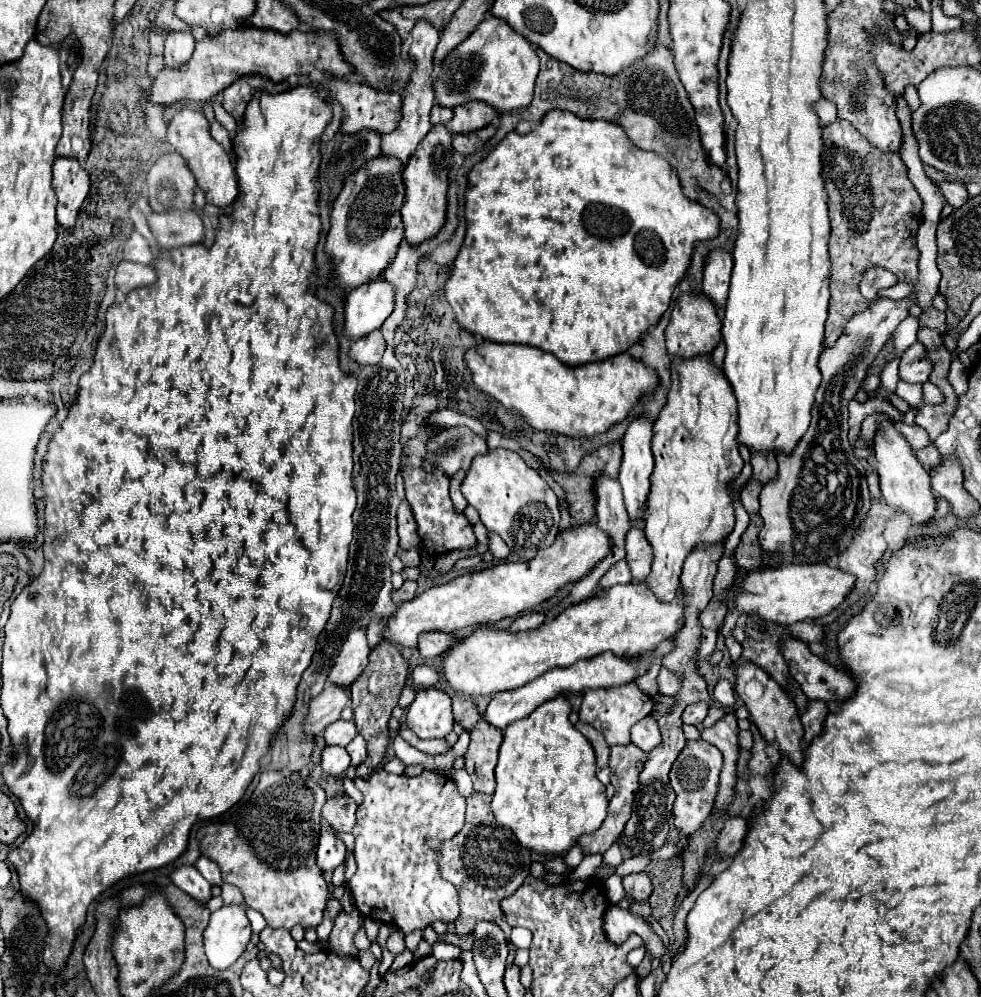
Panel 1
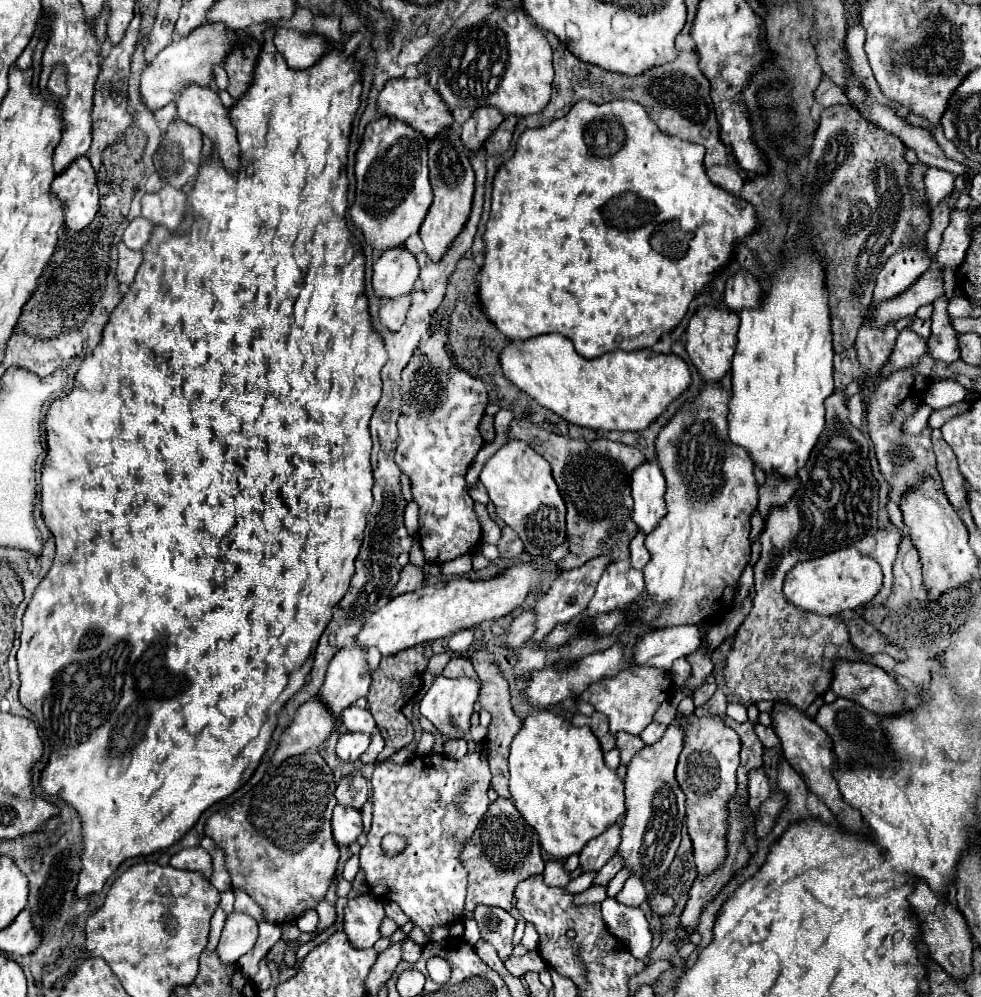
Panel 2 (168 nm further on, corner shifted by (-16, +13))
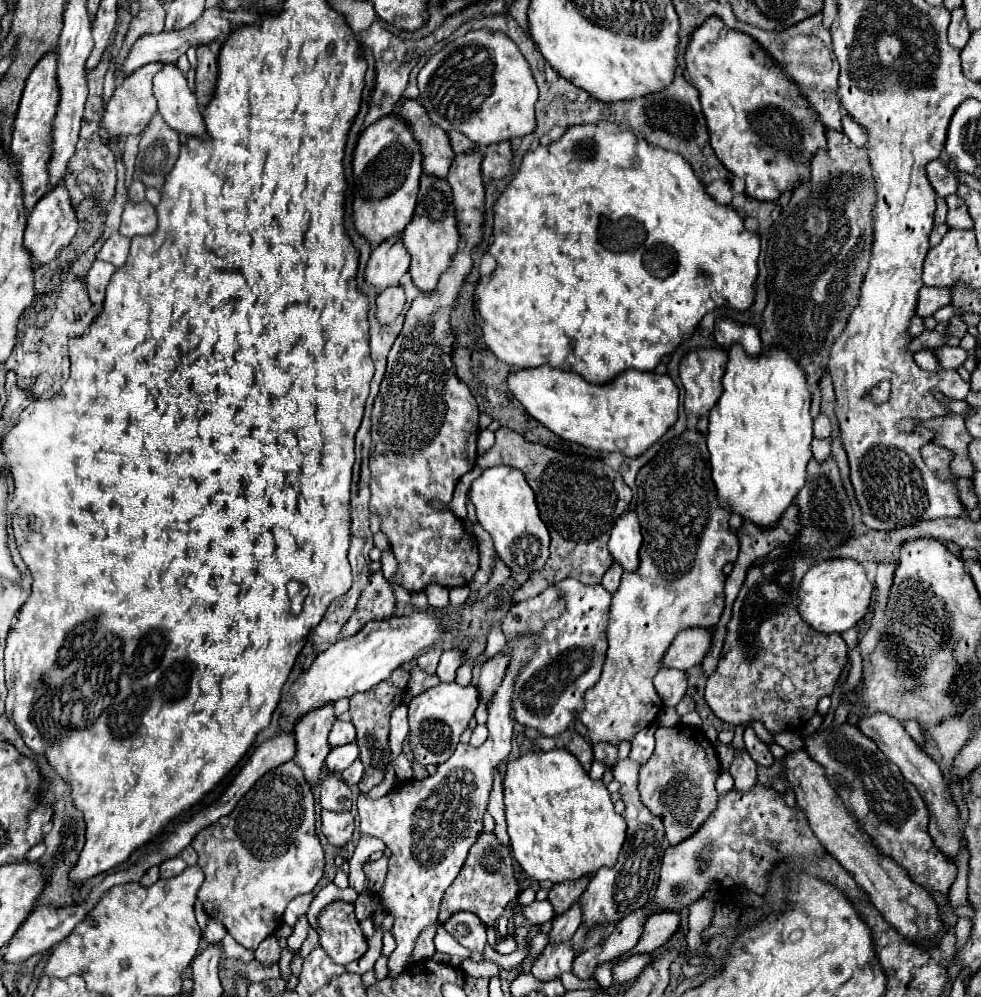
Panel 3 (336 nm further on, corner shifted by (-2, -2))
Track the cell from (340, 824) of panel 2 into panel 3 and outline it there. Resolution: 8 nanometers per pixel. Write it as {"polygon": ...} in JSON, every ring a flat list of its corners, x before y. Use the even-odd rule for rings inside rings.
{"polygon":[[322,811,320,819,322,819,322,833,330,845,344,847,352,839,354,817,348,811,342,811,342,813]]}

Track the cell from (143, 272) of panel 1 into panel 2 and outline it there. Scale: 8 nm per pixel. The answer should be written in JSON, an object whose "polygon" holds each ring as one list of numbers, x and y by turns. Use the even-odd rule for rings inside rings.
{"polygon":[[122,242,116,244,118,248,118,268,116,268,116,280,122,284,130,284,136,276,136,270,142,262,142,252,128,250]]}

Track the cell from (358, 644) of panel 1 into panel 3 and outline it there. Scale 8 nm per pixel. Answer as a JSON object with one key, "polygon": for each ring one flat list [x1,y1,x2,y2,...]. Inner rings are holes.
{"polygon":[[324,703,322,707,316,707,312,713,306,713,300,717,300,721,296,721,294,735,298,753,294,761,302,767,304,777,310,785,320,779,324,759,330,751,328,733,334,721,334,703]]}

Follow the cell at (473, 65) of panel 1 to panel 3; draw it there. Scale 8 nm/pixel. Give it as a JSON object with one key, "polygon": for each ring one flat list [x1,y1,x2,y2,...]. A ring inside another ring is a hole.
{"polygon":[[478,29,456,37,434,53,418,73,418,101,444,131,460,131,476,145,490,145,534,131,538,87,526,57,502,31]]}

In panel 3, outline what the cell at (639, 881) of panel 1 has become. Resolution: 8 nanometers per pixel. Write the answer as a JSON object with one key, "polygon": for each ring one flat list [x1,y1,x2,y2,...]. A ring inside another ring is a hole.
{"polygon":[[658,911,646,919,646,927,642,931,642,937,638,939,634,951,636,953,652,953,668,943,672,933,678,929,680,917,674,911]]}

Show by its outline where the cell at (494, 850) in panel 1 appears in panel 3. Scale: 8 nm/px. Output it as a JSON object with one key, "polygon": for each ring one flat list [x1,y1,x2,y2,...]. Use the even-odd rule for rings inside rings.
{"polygon":[[482,831,476,843,470,847,462,871,458,873,454,883,446,889,438,919,440,923,444,923,446,919,450,919,450,915,454,915,454,911,470,911,478,915,486,927,494,927,504,907,510,901,518,899,518,893,520,893,520,883,514,873,514,859,510,855,510,847,498,843,498,837,494,833]]}

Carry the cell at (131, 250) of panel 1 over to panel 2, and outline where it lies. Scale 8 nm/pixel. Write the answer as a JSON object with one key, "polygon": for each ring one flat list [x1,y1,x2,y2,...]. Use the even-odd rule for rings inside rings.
{"polygon":[[138,216,126,226,126,230,122,234,122,242,132,250,140,250,144,246,144,242,148,242,152,228,154,228,154,224,150,220,144,220,142,216]]}

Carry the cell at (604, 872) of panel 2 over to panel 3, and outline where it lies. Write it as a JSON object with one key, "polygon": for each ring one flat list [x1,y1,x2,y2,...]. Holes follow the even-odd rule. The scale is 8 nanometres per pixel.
{"polygon":[[580,901,570,907,570,911,564,911,562,915,556,915,552,919,554,927,550,931,550,943,542,951,542,955,536,959,532,965,532,975,538,981,552,981,558,975,572,971,572,961,574,961,574,951,570,937,582,923,582,905]]}

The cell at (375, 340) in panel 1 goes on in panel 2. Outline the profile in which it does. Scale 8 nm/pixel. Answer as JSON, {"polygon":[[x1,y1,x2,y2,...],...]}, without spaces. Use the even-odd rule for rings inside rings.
{"polygon":[[410,294,384,300,382,306,380,306,380,320,382,320,382,324,386,328,390,328,392,332,398,332,400,326,404,324,404,318,406,318,406,312,410,308,410,302,412,302]]}

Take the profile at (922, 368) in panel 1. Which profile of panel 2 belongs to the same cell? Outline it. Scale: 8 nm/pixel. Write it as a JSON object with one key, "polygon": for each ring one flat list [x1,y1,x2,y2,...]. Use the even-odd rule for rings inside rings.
{"polygon":[[946,298,934,302,934,314,932,314,932,334,928,340,928,352,932,358,944,360,944,362,956,362,960,358,958,348,958,332,954,330,950,316,946,312]]}

